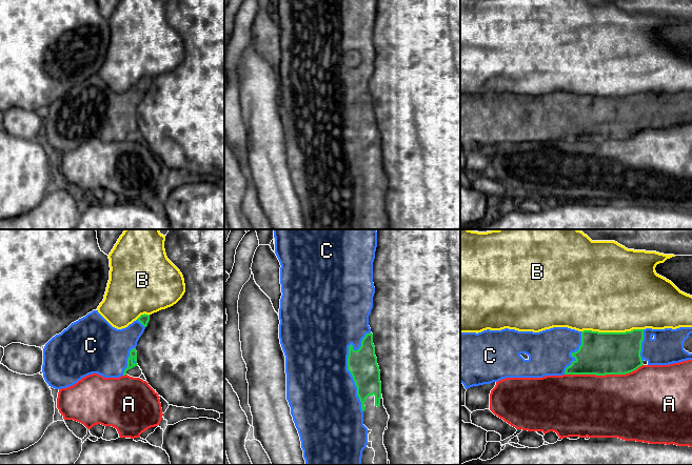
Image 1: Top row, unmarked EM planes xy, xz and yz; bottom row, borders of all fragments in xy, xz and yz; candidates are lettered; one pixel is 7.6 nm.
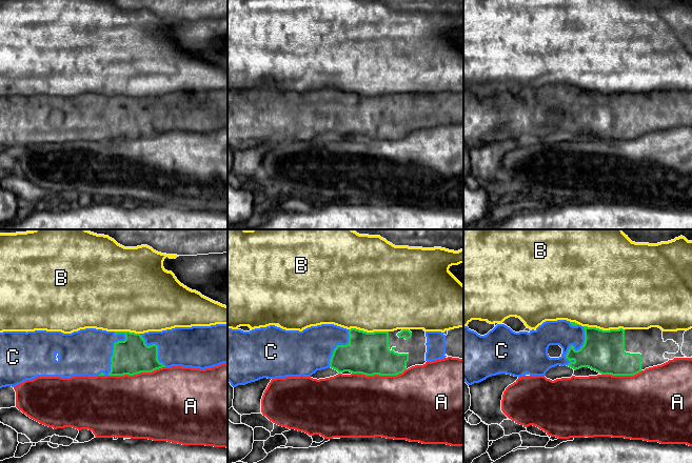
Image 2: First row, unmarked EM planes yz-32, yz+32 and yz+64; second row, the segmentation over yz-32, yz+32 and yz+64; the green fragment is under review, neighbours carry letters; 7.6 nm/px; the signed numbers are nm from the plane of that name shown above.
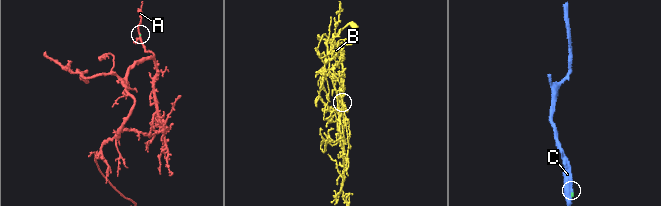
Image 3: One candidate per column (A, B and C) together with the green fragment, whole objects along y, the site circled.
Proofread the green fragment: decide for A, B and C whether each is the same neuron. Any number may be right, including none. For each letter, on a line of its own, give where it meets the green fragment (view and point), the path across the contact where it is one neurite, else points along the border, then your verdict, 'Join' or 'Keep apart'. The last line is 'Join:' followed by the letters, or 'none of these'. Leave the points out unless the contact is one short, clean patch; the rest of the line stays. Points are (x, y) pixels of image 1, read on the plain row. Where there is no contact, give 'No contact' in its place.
A: Touches green at yz (604, 139). Keep apart
B: Touches green at yz (612, 97). Keep apart
C: Touches green at xz (348, 128). Join
Join: C

